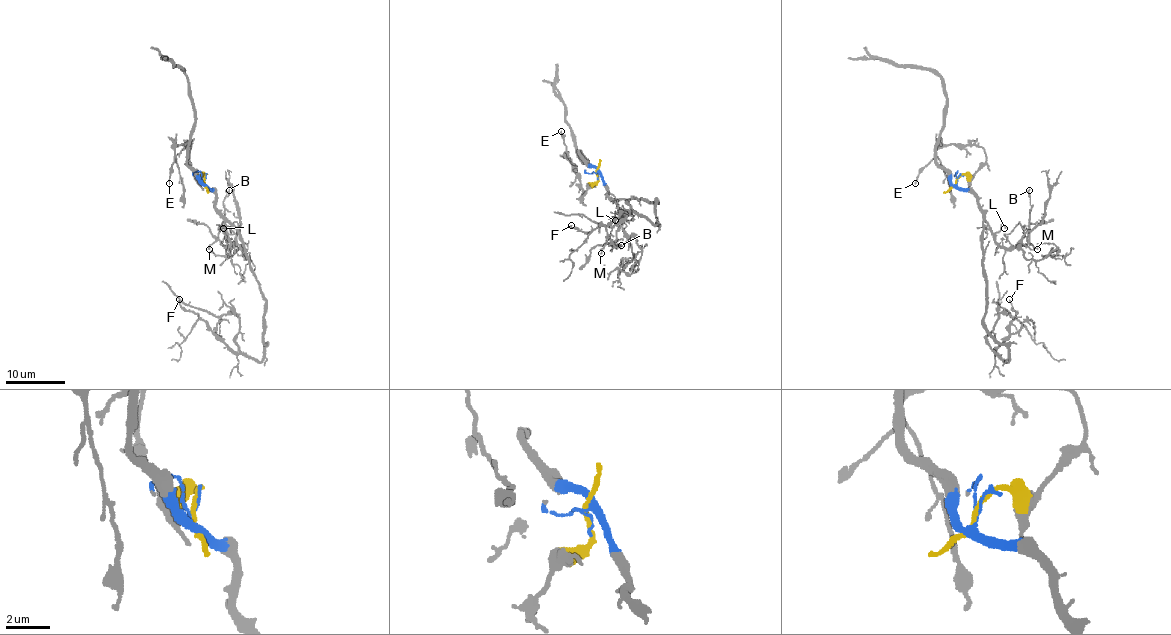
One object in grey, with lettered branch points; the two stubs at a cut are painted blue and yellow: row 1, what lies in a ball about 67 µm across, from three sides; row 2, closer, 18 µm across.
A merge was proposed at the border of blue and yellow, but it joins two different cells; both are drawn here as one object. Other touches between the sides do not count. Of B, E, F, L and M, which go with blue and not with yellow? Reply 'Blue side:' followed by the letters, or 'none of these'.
Blue side: B, F, L, M

